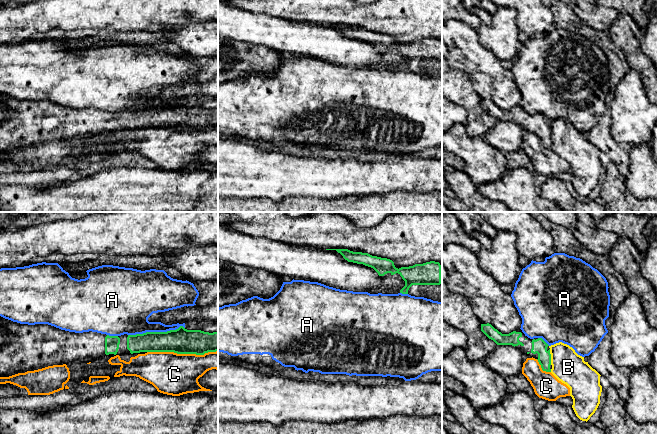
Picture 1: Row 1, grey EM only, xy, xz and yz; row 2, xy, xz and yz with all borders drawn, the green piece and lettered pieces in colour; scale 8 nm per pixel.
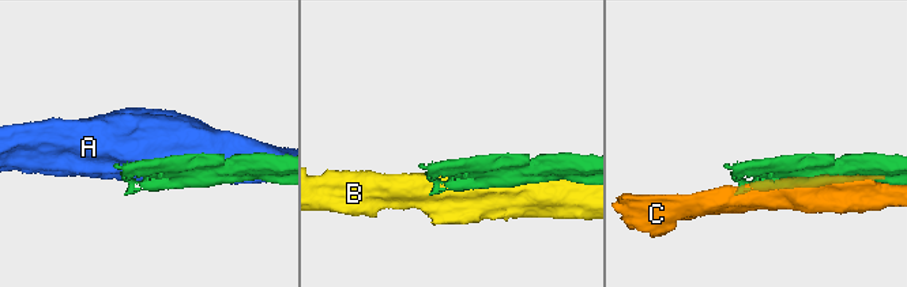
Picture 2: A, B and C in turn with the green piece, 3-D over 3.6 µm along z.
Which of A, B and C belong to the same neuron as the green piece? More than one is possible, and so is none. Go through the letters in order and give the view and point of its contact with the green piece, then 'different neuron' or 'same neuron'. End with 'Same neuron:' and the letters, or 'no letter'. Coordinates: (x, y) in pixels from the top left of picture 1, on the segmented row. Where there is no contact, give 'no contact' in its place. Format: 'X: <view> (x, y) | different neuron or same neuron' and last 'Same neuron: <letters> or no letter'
A: xy (156, 332) | different neuron
B: yz (550, 357) | different neuron
C: xy (182, 353) | different neuron
Same neuron: no letter

